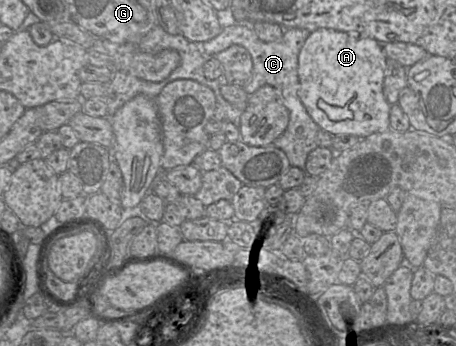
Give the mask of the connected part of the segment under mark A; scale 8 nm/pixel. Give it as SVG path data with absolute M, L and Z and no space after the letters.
M333 29L311 31L298 58L298 96L326 133L368 137L390 130L390 105L383 93L387 57L383 44L359 33Z

